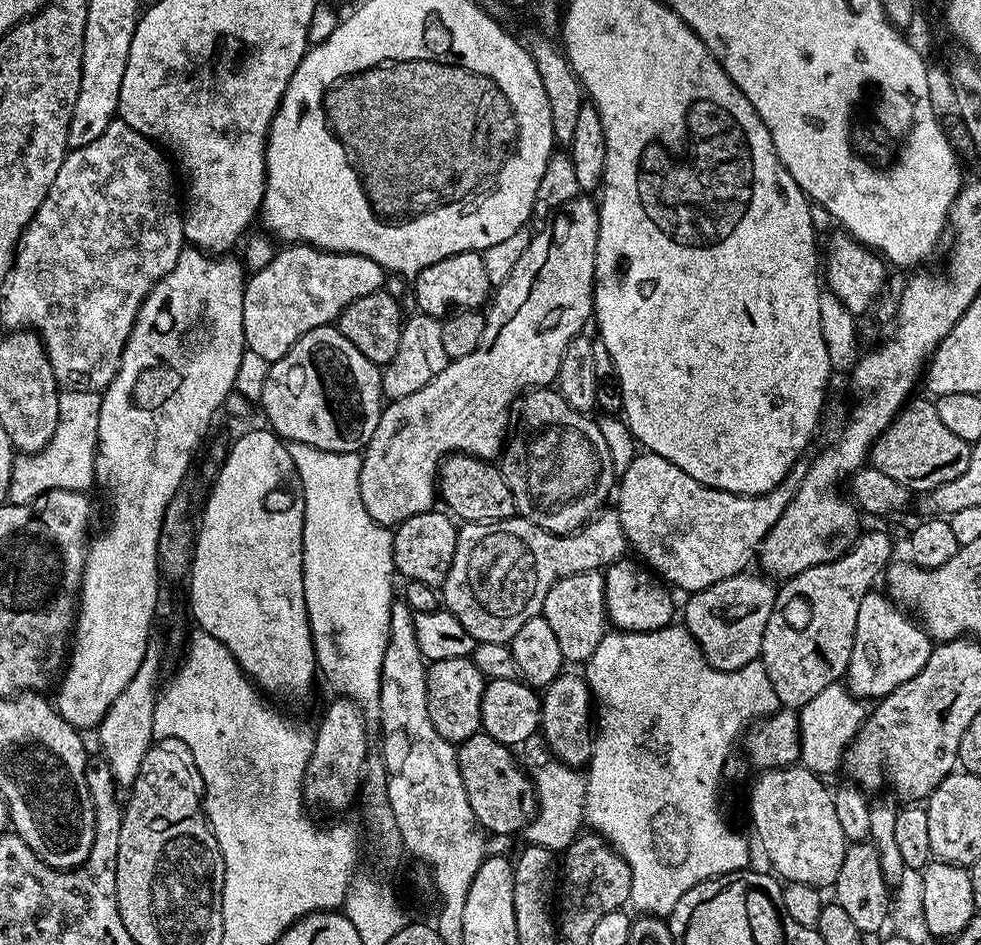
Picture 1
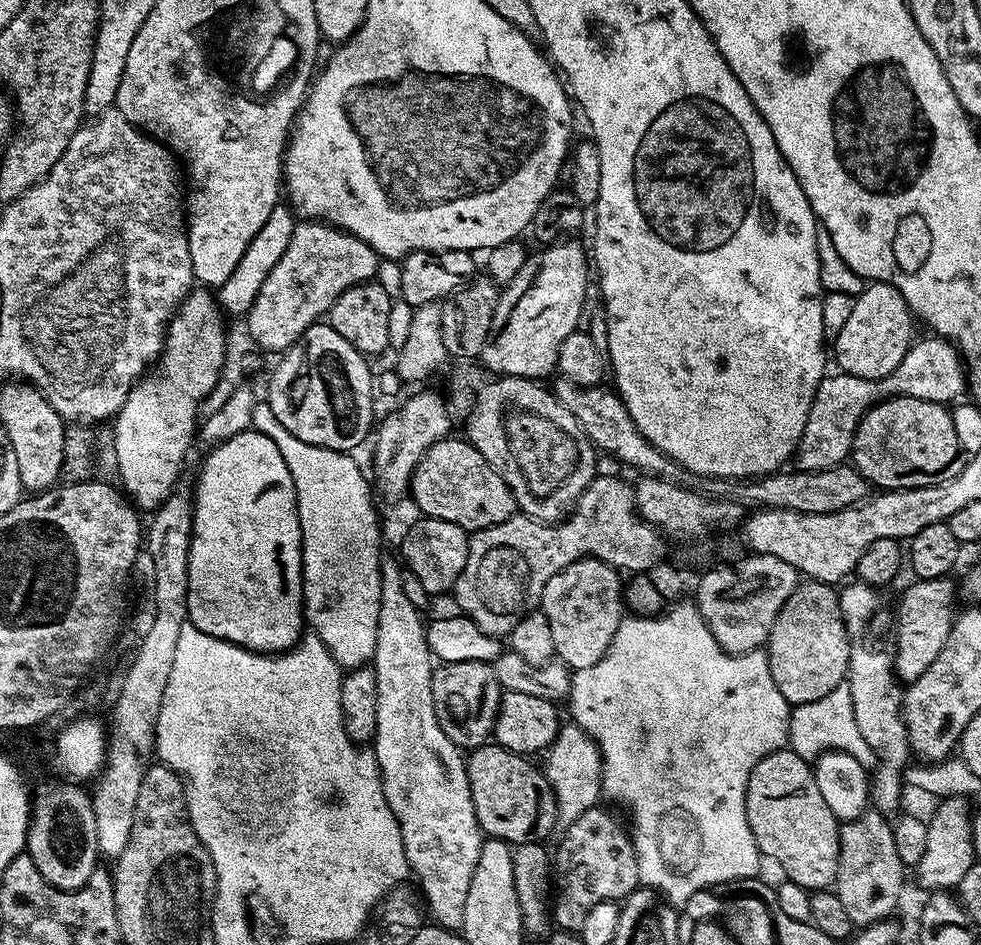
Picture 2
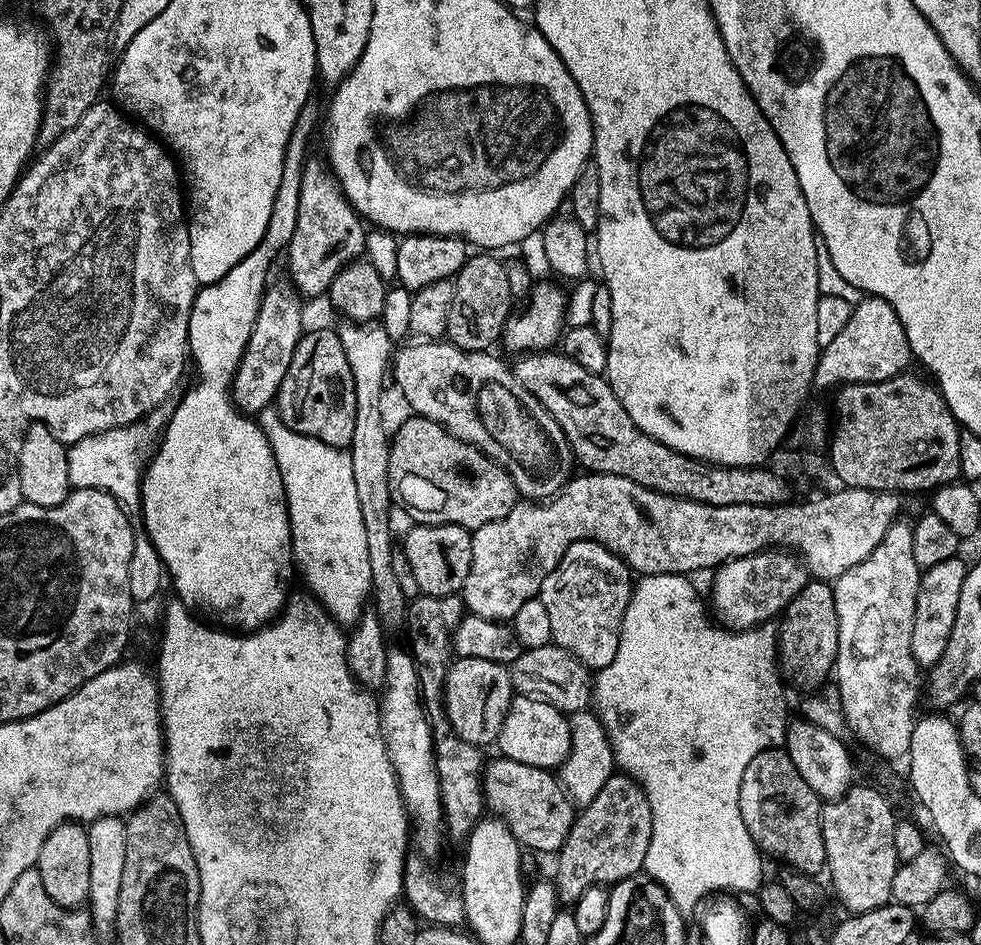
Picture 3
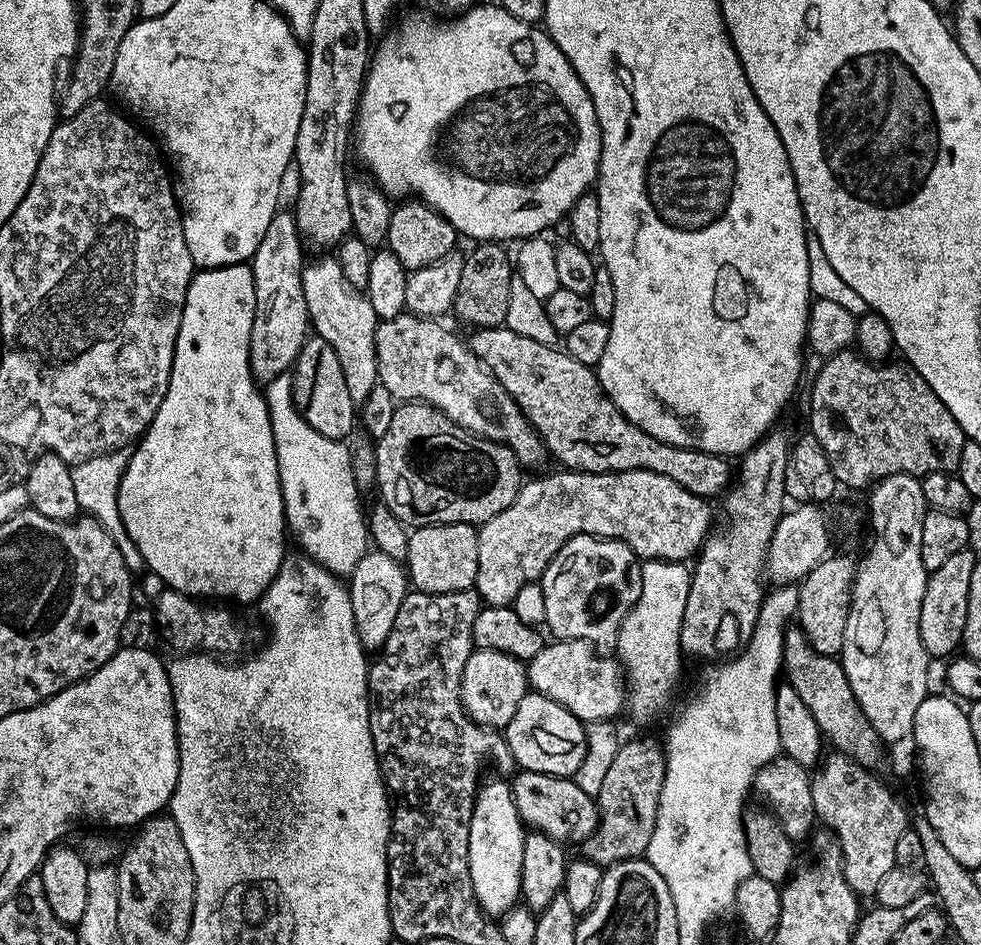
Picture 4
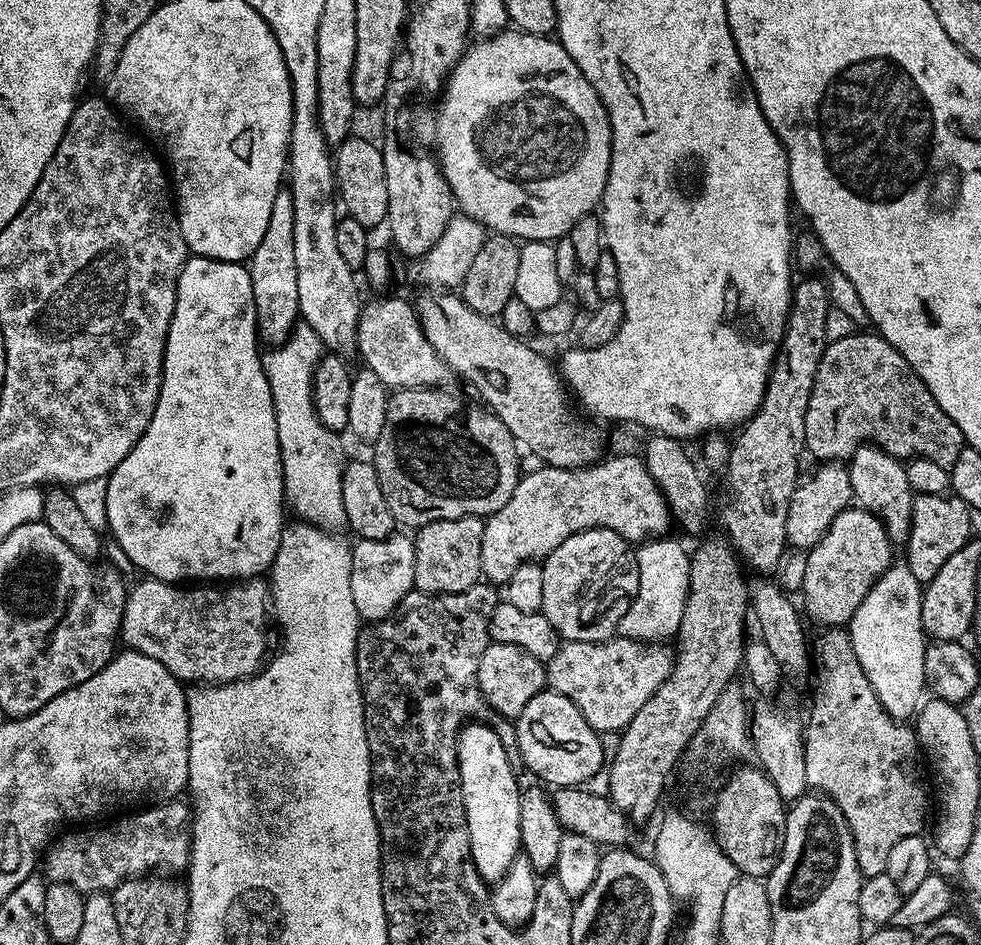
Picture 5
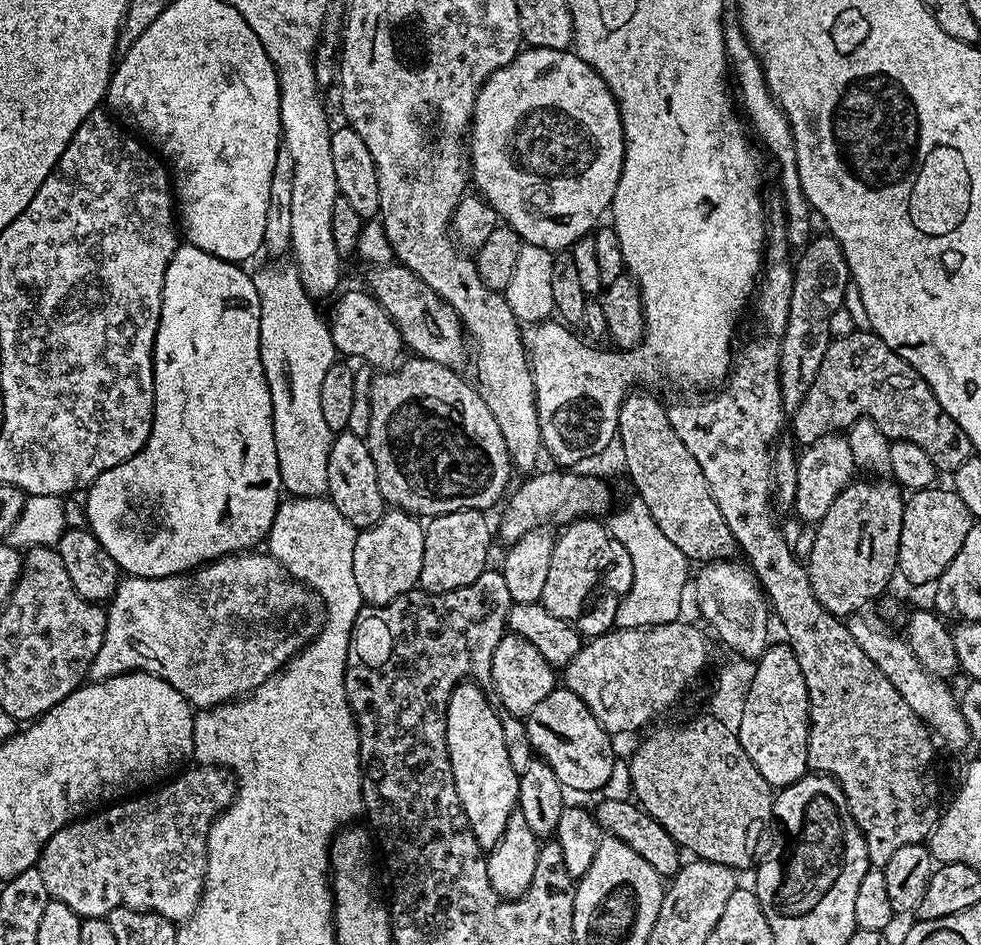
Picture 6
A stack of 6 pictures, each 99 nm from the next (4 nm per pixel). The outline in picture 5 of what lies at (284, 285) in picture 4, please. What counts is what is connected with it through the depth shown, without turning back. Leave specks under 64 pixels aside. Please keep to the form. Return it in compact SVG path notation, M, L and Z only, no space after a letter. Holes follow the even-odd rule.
M282 190L270 209L270 223L262 242L254 249L246 264L254 286L256 330L265 345L281 344L300 320L298 306L298 265L294 262L294 198L291 191ZM265 340L265 341L264 341Z

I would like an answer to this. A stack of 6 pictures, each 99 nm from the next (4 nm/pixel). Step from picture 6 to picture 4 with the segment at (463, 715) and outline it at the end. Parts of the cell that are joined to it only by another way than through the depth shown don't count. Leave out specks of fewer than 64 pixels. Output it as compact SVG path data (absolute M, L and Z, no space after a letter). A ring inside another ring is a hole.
M492 778L489 784L479 785L476 805L470 818L468 869L480 911L489 918L503 918L521 899L522 846L526 825L520 820L518 806L514 806L511 783Z

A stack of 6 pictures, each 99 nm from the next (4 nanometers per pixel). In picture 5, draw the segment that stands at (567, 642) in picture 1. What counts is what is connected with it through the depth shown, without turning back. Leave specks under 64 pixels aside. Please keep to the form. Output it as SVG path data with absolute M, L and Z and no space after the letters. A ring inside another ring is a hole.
M591 528L585 532L579 532L570 538L566 538L566 542L562 542L562 546L558 546L558 550L554 550L542 561L542 606L540 611L544 613L546 618L550 618L550 626L554 626L554 630L560 635L561 641L577 640L578 642L600 644L602 641L611 640L613 636L617 635L622 622L622 614L626 614L626 610L630 610L630 602L638 594L639 577L636 554L633 545L629 541L623 540L621 536L614 534L614 530L609 528Z

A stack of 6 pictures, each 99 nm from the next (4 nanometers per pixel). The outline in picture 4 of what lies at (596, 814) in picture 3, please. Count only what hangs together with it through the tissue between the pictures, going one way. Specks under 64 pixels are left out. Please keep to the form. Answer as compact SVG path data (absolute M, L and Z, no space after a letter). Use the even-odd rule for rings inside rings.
M648 736L641 740L625 739L603 779L601 792L594 798L600 821L594 834L584 840L583 859L593 860L601 866L611 866L623 860L643 857L650 846L650 834L654 834L665 778L666 762L659 739L651 740Z

